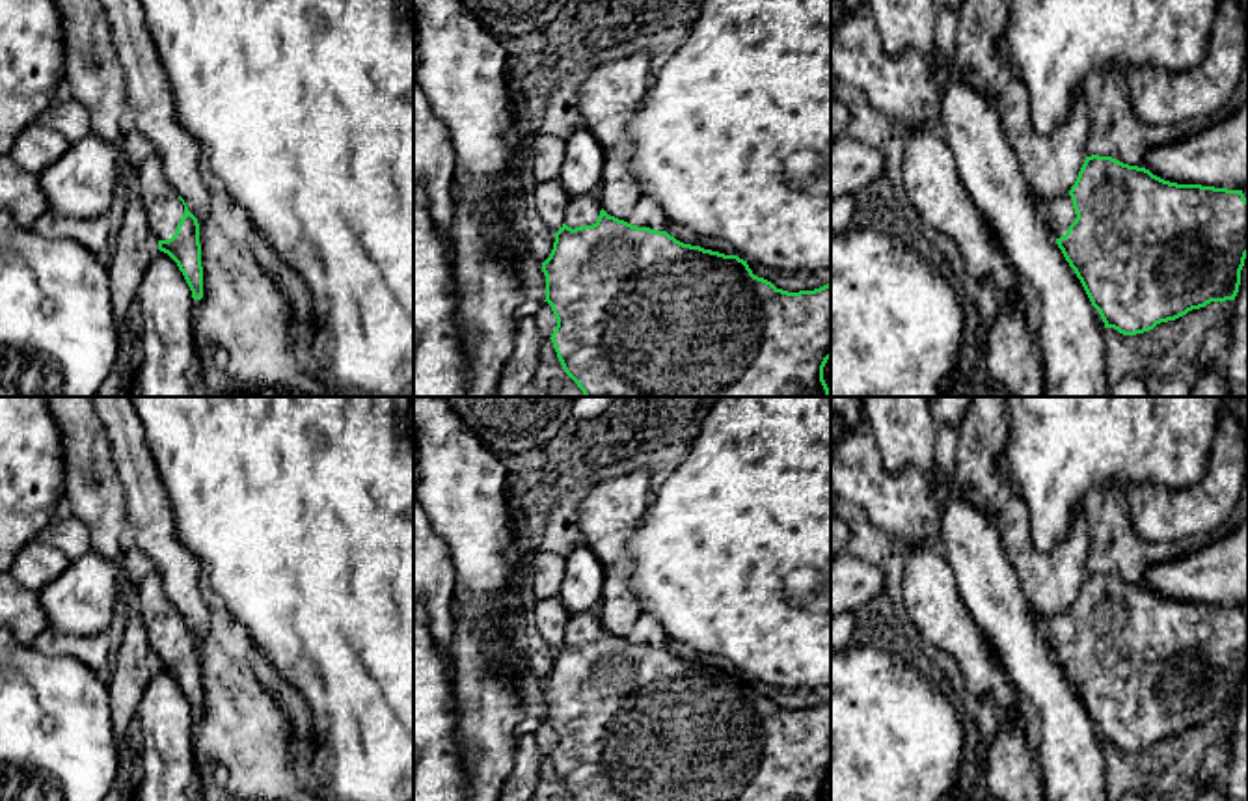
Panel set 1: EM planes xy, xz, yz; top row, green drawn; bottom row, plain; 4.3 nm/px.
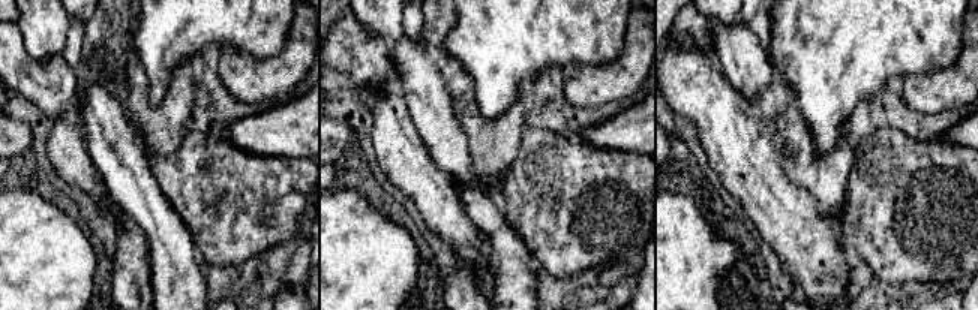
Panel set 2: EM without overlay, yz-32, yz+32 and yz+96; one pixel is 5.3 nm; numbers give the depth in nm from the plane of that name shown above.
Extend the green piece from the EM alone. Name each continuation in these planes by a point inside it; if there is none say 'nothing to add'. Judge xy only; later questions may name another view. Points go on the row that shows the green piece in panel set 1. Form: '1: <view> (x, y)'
1: xy (164, 209)

